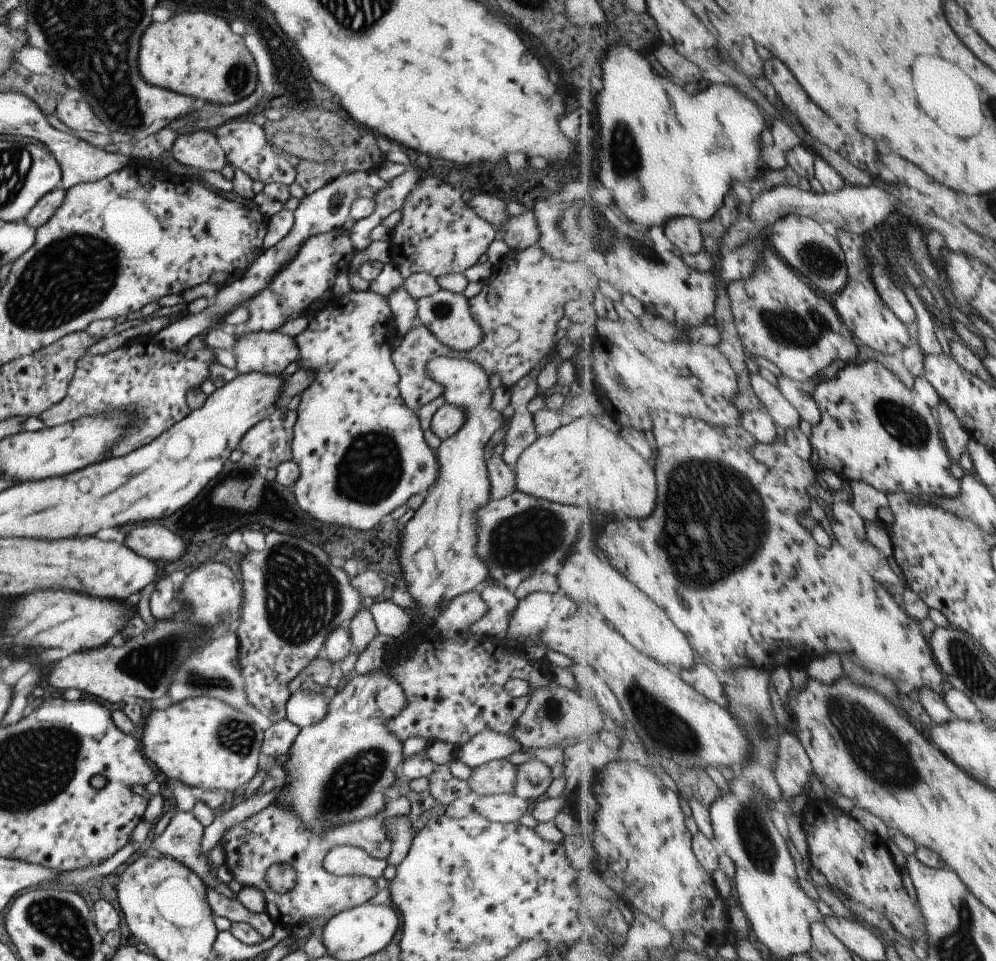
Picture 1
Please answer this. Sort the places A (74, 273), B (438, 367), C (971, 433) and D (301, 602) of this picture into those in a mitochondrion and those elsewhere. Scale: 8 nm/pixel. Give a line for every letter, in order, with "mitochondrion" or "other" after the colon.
A: mitochondrion
B: other
C: other
D: mitochondrion

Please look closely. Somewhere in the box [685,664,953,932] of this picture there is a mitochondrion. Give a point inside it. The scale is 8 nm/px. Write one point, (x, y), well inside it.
(877, 751)

